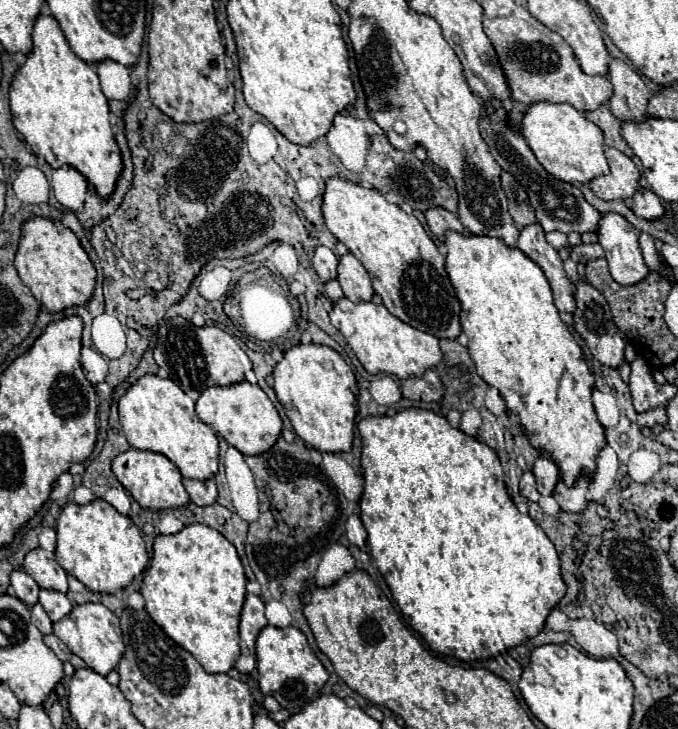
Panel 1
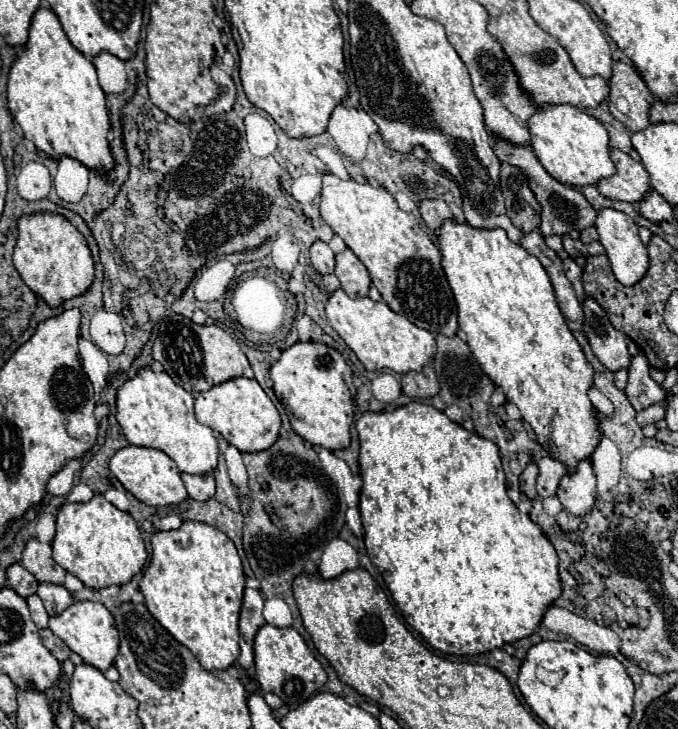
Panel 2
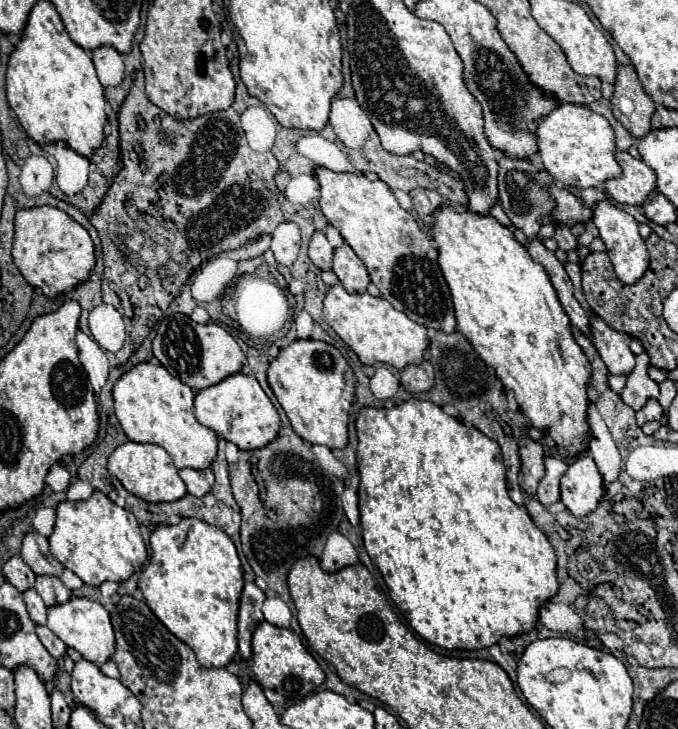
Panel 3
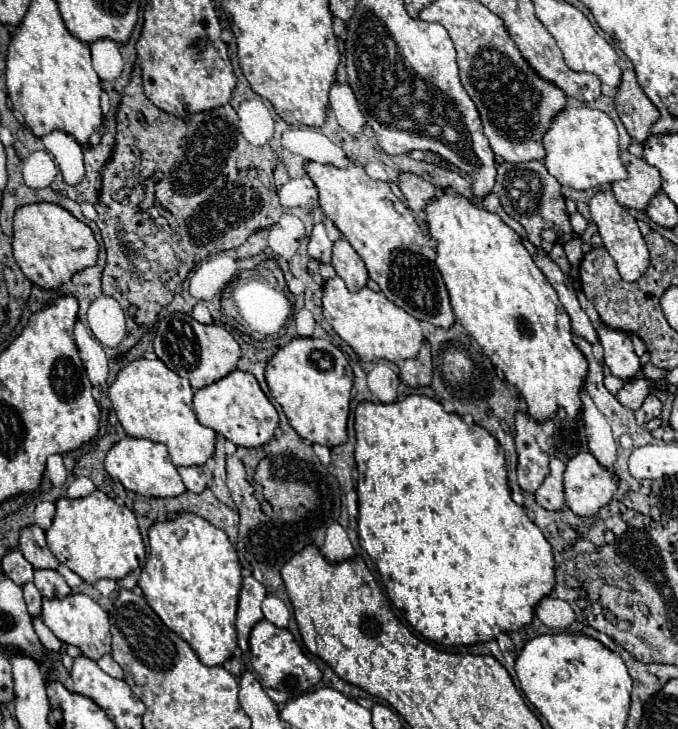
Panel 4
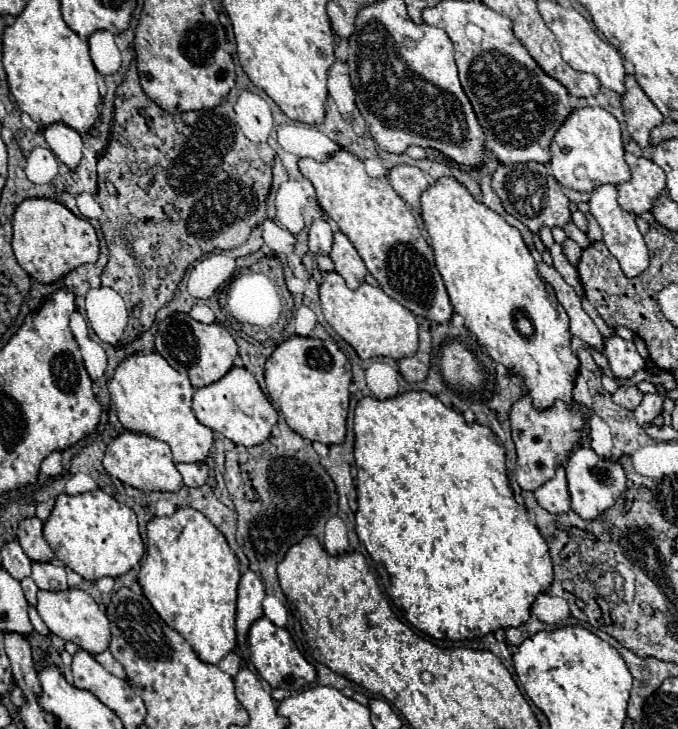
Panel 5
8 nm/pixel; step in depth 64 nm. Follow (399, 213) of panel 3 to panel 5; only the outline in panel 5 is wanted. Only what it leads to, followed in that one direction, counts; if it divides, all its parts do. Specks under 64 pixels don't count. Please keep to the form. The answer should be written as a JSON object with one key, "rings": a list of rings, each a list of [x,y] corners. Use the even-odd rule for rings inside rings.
{"rings":[[[340,150],[324,162],[300,158],[298,166],[314,184],[322,210],[336,222],[340,232],[348,236],[380,288],[414,316],[436,324],[448,324],[452,320],[452,304],[442,276],[434,266],[434,252],[424,240],[408,204],[394,192],[388,178],[370,178],[362,160],[346,150]]]}

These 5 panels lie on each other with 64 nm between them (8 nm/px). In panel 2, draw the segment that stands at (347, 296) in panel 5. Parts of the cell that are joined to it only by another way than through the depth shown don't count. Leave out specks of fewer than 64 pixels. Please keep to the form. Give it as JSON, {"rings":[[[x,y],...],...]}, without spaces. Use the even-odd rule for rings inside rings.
{"rings":[[[336,290],[326,302],[326,316],[330,326],[350,346],[366,370],[394,370],[406,374],[410,370],[420,372],[428,360],[436,356],[436,340],[428,330],[422,330],[408,322],[404,316],[392,312],[384,302],[372,302],[366,298],[350,298],[344,290]]]}

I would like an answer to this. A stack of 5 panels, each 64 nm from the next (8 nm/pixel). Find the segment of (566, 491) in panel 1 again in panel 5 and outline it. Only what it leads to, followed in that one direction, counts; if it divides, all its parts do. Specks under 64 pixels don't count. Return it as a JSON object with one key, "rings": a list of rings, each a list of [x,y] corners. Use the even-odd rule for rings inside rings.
{"rings":[[[580,448],[570,456],[570,460],[566,462],[566,480],[572,510],[584,520],[594,520],[600,512],[608,510],[614,504],[616,496],[620,496],[620,492],[624,492],[626,488],[626,476],[620,464],[612,460],[600,460],[600,456],[592,448]]]}

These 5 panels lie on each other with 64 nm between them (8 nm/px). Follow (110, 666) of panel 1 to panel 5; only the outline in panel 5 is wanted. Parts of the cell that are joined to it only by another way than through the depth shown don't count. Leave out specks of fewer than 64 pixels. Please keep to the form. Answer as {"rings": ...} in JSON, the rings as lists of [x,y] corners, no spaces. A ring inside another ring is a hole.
{"rings":[[[70,588],[66,592],[44,592],[44,590],[40,590],[36,610],[52,634],[60,636],[62,640],[70,640],[70,642],[78,644],[90,656],[96,656],[96,654],[108,650],[108,644],[110,644],[108,618],[86,592],[74,590],[74,588]]]}

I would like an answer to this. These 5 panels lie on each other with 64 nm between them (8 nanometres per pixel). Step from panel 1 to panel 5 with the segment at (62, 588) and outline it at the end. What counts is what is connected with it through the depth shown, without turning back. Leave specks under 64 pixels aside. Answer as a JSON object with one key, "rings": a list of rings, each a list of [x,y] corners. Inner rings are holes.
{"rings":[[[36,518],[22,520],[20,528],[18,528],[18,542],[20,542],[24,554],[32,562],[52,562],[54,560],[54,552],[42,536],[42,522],[40,520],[36,520]]]}

